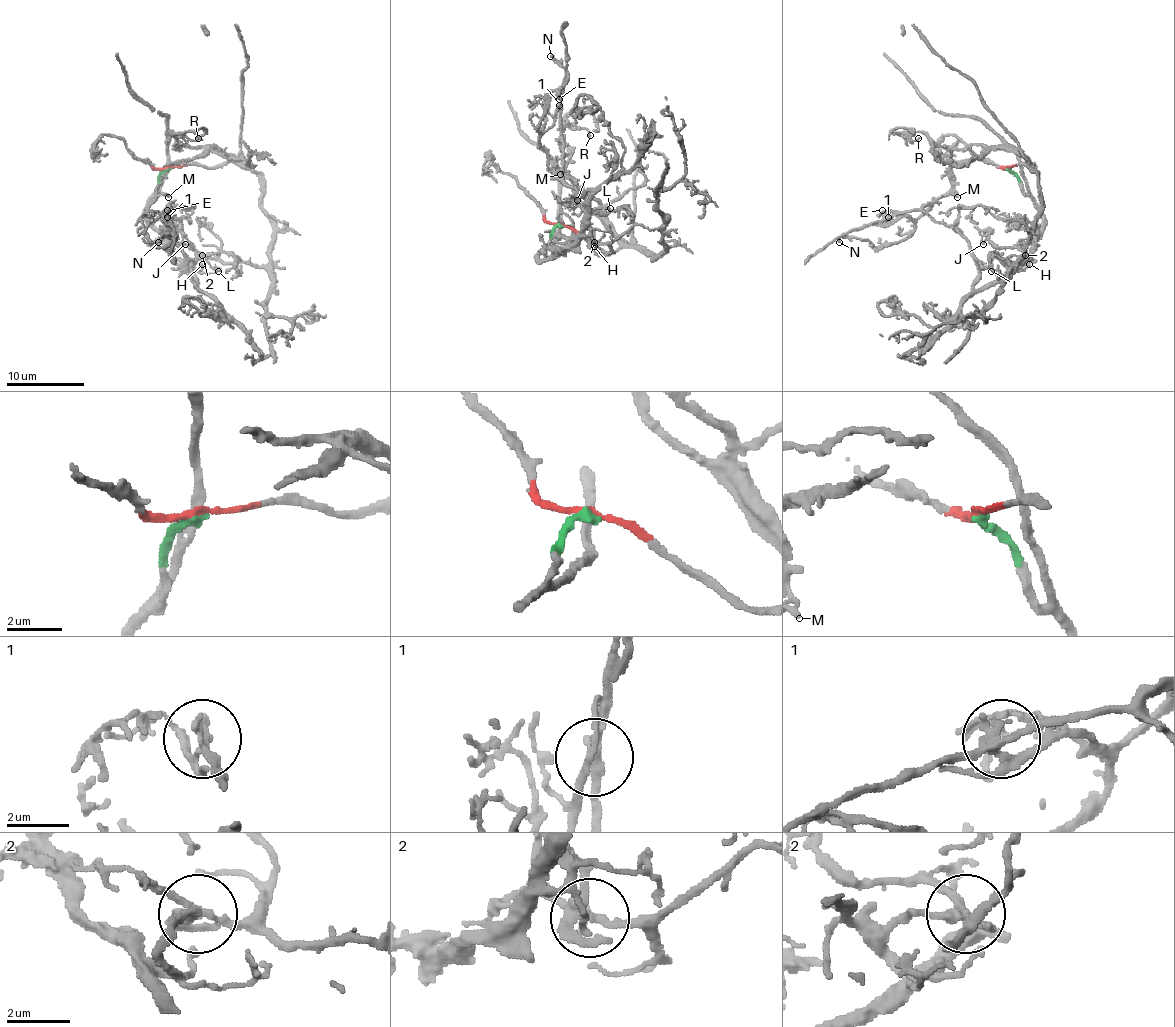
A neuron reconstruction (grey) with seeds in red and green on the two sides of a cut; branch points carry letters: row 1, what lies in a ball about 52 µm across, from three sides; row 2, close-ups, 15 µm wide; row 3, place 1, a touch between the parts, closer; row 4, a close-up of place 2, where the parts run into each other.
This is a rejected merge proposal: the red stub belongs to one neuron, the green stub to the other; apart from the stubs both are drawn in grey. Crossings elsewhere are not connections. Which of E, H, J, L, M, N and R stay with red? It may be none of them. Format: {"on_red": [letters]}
{"on_red": ["E", "J", "M", "N", "R"]}

